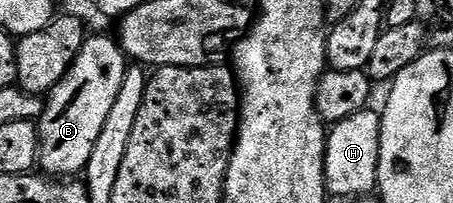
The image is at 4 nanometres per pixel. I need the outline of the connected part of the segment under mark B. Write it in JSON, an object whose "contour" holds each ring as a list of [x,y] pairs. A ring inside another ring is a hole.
{"contour":[[[89,34],[85,38],[82,49],[76,54],[75,61],[62,77],[62,81],[58,81],[58,85],[48,92],[44,111],[38,120],[40,137],[38,167],[41,172],[52,177],[76,177],[83,172],[85,165],[90,161],[90,153],[94,153],[94,141],[98,141],[98,133],[102,133],[102,125],[106,123],[106,117],[114,107],[118,89],[122,89],[122,81],[129,66],[124,50],[113,36],[111,39],[108,35]]]}

